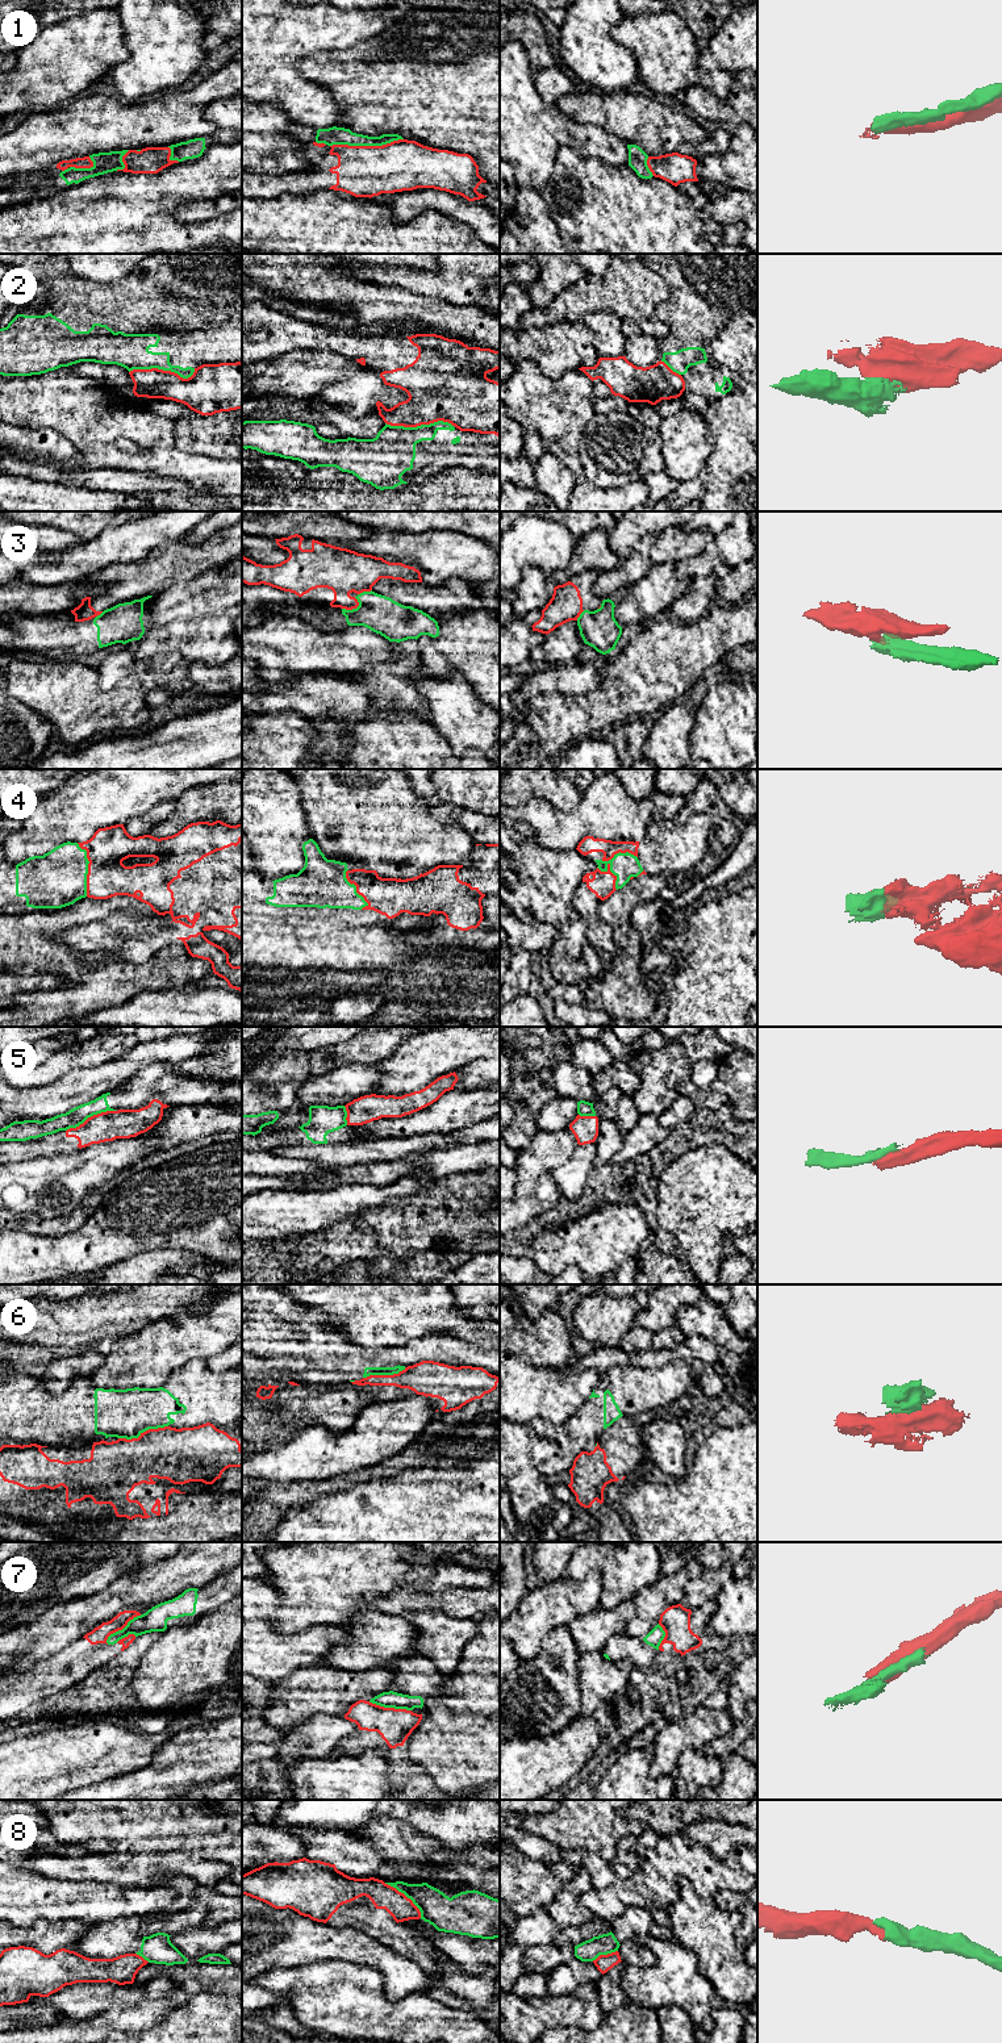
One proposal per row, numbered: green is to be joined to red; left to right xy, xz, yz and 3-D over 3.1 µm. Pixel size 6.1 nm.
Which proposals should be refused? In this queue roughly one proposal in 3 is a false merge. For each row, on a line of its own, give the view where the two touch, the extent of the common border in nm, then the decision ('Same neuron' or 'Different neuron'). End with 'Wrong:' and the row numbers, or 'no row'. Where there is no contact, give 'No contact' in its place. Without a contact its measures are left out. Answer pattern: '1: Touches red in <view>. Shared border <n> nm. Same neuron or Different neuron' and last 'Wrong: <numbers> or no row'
1: Touches red in xz. Shared border 460 nm. Different neuron
2: Touches red in xy. Shared border 400 nm. Different neuron
3: Touches red in xz. Shared border 120 nm. Different neuron
4: Touches red in yz. Shared border 260 nm. Same neuron
5: Touches red in xy. Shared border 340 nm. Different neuron
6: Touches red in xy. Shared border 320 nm. Different neuron
7: Touches red in xz. Shared border 280 nm. Different neuron
8: Touches red in xz. Shared border 320 nm. Different neuron
Wrong: 1, 2, 3, 5, 6, 7, 8

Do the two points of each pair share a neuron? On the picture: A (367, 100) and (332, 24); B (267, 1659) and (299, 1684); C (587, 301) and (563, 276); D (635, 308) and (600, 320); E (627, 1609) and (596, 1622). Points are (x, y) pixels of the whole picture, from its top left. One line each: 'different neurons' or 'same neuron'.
A: different neurons
B: different neurons
C: different neurons
D: different neurons
E: same neuron

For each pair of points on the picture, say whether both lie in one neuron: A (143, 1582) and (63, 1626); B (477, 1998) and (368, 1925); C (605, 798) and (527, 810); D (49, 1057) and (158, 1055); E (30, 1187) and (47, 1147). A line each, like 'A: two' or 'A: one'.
A: one
B: one
C: one
D: two
E: two

